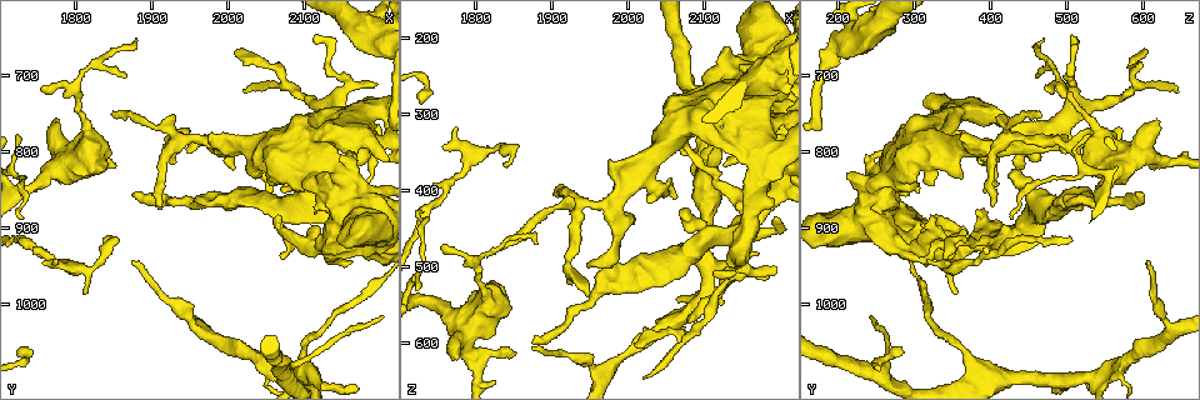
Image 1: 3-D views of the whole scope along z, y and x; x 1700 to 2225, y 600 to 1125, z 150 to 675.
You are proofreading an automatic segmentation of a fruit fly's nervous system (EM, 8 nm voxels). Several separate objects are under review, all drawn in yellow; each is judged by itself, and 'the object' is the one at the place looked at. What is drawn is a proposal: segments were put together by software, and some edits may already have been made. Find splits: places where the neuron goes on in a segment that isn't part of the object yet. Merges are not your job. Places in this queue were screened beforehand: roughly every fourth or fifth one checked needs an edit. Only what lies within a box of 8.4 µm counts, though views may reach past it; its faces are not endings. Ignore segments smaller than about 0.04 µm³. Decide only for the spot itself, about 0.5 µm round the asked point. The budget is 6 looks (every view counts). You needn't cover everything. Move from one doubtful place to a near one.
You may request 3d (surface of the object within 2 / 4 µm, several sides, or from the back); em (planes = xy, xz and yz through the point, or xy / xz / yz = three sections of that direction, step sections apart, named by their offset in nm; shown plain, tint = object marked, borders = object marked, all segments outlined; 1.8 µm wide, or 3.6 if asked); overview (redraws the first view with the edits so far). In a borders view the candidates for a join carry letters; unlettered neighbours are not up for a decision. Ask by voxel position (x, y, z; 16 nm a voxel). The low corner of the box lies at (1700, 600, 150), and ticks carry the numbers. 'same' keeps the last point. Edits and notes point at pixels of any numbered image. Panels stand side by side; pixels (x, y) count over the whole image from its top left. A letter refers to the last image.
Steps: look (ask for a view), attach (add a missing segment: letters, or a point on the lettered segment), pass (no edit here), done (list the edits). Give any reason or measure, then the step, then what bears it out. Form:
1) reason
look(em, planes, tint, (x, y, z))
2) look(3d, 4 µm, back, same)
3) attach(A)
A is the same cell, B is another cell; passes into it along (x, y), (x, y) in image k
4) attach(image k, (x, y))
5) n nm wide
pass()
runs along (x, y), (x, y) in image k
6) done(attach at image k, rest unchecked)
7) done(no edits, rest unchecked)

look(3d, 2 µm, back, (2110, 655, 515))

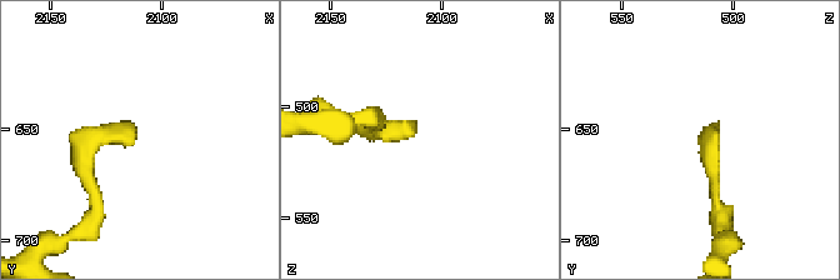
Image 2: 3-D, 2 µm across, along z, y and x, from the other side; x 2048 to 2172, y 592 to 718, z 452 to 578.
look(em, 3.6 µm, planes, plain, (2113, 657, 513))

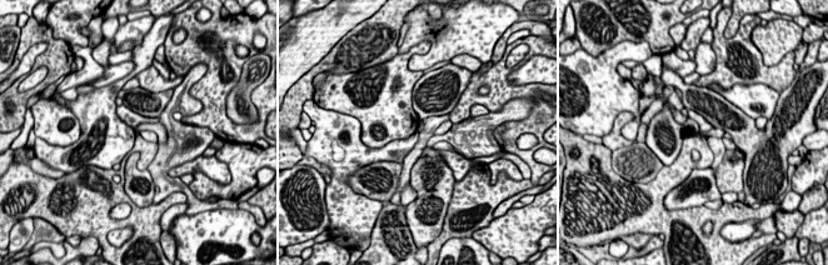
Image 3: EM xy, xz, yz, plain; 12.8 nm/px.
what lies round it
look(em, 3.6 µm, planes, borders, same)

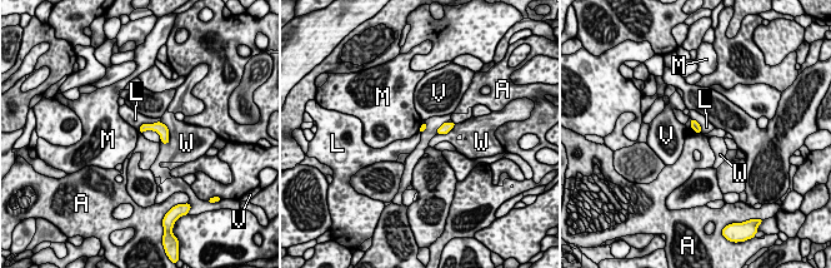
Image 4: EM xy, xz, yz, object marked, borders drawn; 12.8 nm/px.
W touches over 320 nm
pass()
A, L, M, V and W are other cells; border along (159, 120), (143, 124), (138, 130) in image 4; none of them fits

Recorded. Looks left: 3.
branch stops here
look(em, planes, plain, (2080, 770, 570))

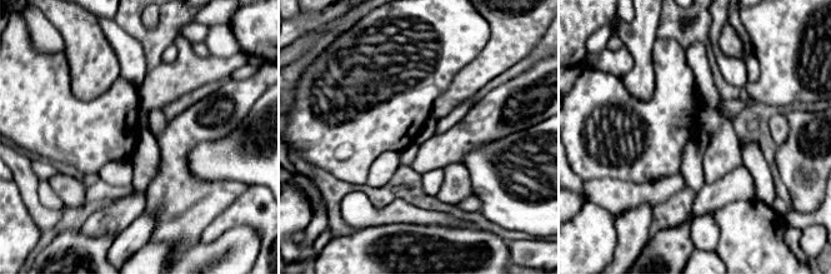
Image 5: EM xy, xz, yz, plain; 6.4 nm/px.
look(em, planes, tint, same)

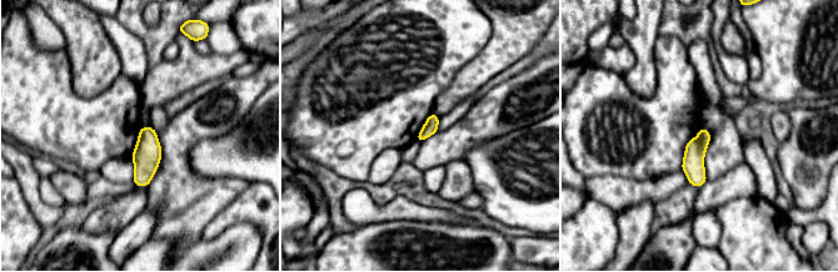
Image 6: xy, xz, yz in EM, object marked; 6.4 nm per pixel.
see the neighbours
look(em, planes, borders, same)

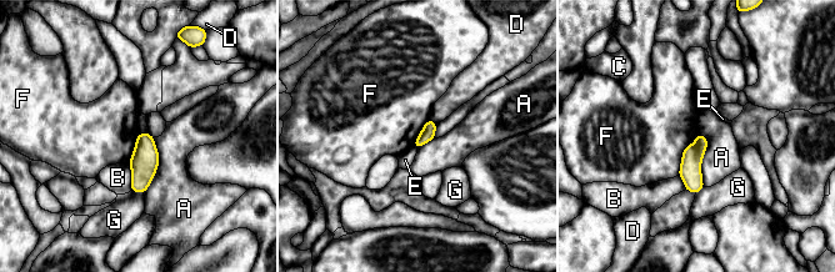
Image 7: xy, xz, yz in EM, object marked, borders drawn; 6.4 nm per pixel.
A touches over 360 nm
pass()
A, B, C, D, E, F and G are other cells; none of them fits

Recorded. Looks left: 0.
done(no edits, rest unchecked)

